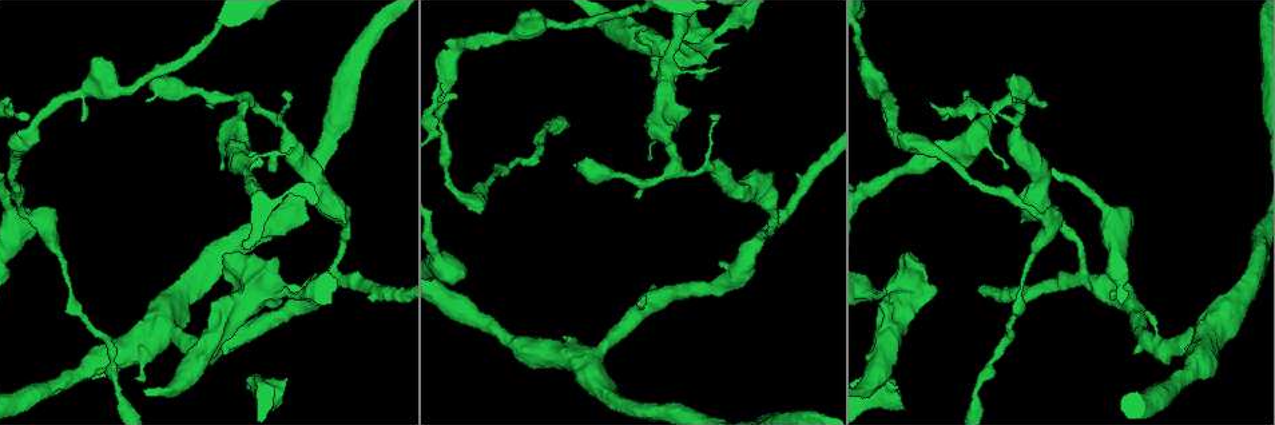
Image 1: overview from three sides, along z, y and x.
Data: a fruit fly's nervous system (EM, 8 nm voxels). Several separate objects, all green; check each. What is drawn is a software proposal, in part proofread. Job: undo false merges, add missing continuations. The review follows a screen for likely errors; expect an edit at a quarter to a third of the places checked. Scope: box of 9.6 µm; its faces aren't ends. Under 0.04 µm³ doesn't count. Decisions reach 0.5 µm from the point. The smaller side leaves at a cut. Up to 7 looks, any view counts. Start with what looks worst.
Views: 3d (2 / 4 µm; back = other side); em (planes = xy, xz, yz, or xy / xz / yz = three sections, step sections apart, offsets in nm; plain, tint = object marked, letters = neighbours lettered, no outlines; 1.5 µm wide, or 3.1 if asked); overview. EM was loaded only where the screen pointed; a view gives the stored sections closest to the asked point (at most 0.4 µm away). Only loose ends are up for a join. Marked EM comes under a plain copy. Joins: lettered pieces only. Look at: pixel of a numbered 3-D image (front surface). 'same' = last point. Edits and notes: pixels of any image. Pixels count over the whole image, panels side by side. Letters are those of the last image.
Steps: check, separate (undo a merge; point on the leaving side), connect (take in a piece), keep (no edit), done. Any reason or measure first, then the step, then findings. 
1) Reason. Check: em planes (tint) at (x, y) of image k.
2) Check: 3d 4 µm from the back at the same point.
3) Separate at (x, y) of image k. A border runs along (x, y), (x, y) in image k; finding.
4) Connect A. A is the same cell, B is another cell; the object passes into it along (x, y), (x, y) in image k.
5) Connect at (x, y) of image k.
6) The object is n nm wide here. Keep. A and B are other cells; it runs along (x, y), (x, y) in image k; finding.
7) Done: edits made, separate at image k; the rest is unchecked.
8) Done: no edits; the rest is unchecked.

Stops while still wide. Check: 3d 2 µm at (705, 60) of image 1.

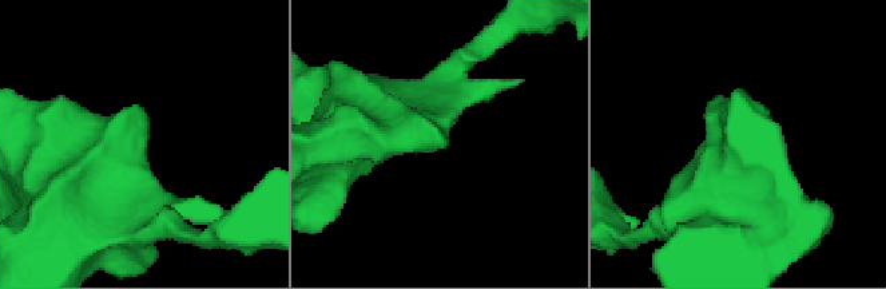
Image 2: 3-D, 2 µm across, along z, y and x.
Check: em yz step 8 (letters) at (448, 141) of image 2.

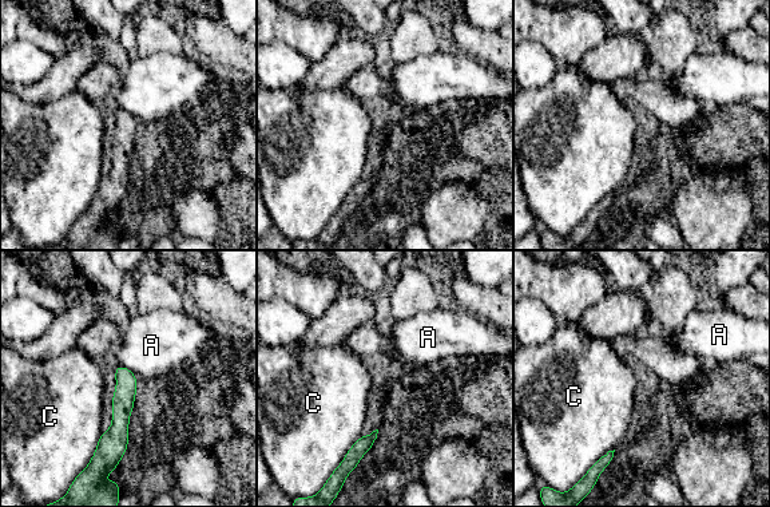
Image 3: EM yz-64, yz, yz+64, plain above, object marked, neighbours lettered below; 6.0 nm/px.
Check: em planes (letters) at the same point.

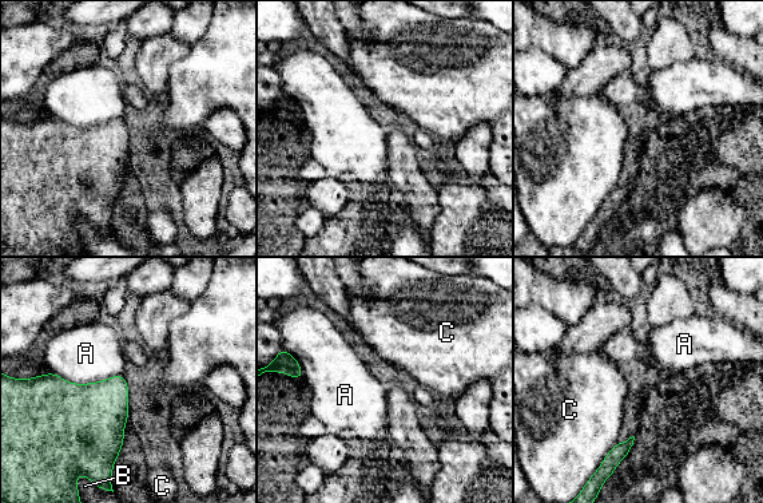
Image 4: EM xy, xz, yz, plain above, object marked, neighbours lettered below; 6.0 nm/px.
The object is 260 nm wide here. Keep. A, B and C are other cells; a border runs along (51, 372), (72, 383), (122, 375) in image 4; no lettered piece goes on from it.

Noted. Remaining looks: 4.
Sudden change in width. Check: 3d 2 µm at (1028, 205) of image 1.

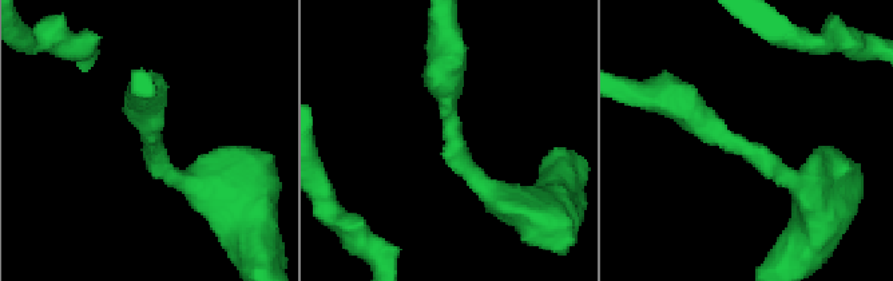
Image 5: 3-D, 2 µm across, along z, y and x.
The arms are 190, 240 nm wide. Check: em xy step 8 (letters) at (148, 137) of image 5.

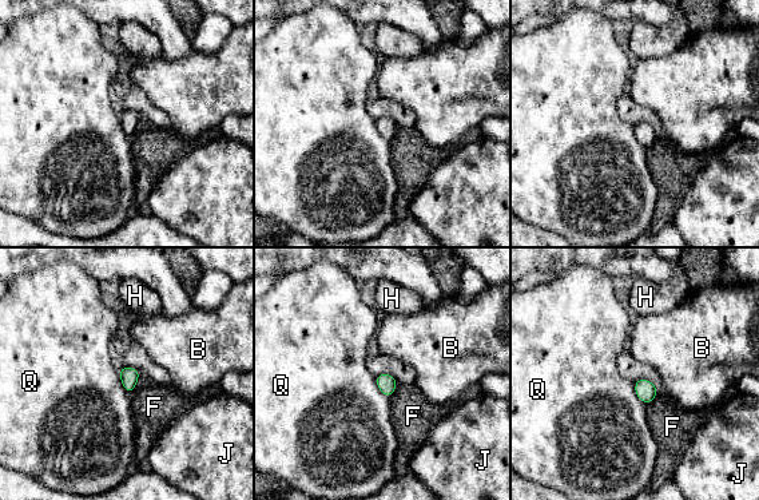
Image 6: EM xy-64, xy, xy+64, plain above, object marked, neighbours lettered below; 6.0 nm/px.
Check: em planes (letters) at the same point.

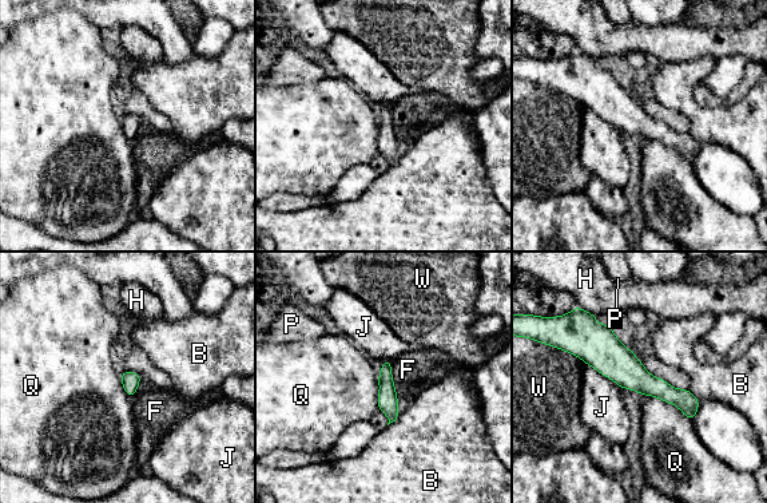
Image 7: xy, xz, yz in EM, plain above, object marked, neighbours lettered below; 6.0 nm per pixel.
Keep. B, F, H, J, P, Q and W are other cells; it runs along (572, 339), (592, 341), (691, 415) in image 7; continuous, no second cell.

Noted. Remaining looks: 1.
Done: no edits; the rest is unchecked.

